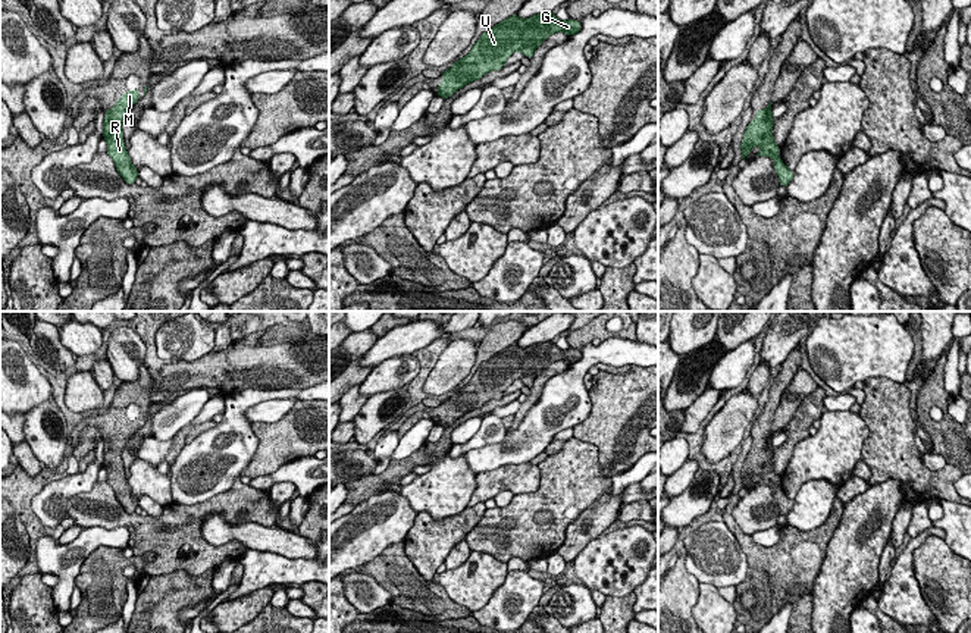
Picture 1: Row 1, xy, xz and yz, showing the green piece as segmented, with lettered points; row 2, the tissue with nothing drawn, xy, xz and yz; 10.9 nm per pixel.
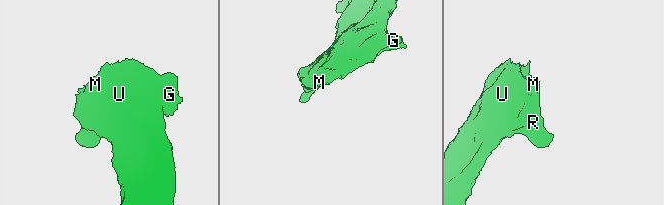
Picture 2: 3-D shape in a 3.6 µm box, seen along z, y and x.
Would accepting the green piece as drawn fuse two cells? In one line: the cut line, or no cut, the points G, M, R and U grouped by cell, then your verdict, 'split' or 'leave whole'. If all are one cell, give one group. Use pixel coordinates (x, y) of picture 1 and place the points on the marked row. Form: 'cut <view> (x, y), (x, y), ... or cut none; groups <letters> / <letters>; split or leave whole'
cut none; groups G M R U; leave whole

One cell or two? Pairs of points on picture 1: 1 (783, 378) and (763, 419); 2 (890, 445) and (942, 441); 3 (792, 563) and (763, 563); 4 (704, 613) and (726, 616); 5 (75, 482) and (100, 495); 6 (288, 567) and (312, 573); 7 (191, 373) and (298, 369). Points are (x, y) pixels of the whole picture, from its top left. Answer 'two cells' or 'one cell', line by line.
1: one cell
2: two cells
3: one cell
4: one cell
5: two cells
6: one cell
7: one cell

